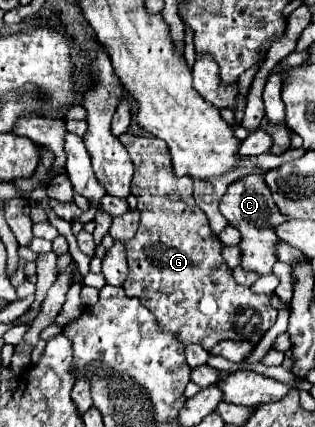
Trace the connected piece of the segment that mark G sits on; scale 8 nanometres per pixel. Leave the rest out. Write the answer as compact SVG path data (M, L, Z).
M124 132L120 142L126 146L132 162L132 194L138 198L138 208L142 212L140 228L132 240L126 242L130 274L122 284L128 296L136 296L158 320L164 332L176 334L182 344L200 344L210 350L224 338L248 340L258 344L262 334L276 322L276 310L268 304L268 296L254 294L250 288L240 286L232 278L232 270L220 256L220 242L212 236L206 214L192 202L192 178L174 176L170 152L164 140L154 136L132 136Z

